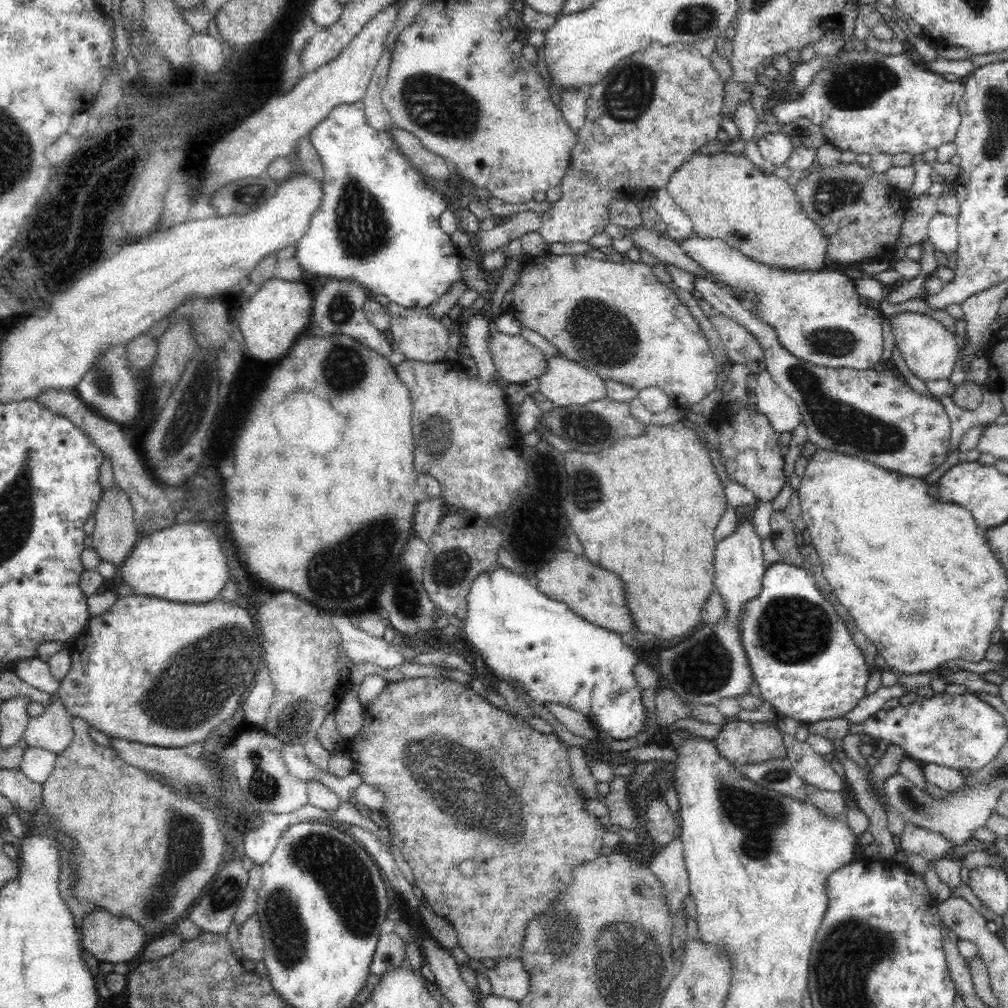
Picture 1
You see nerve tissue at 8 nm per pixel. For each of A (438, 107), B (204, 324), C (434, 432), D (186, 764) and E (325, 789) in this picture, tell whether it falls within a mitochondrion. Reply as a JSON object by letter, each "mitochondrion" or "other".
{"A":"mitochondrion","B":"mitochondrion","C":"mitochondrion","D":"other","E":"other"}

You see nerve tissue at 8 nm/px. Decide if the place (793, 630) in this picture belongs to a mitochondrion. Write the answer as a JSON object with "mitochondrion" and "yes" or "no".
{"mitochondrion":"yes"}

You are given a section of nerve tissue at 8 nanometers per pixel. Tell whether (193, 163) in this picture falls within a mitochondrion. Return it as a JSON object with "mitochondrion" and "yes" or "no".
{"mitochondrion":"no"}

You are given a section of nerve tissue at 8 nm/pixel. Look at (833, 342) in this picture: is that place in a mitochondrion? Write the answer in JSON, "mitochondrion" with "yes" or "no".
{"mitochondrion":"yes"}

